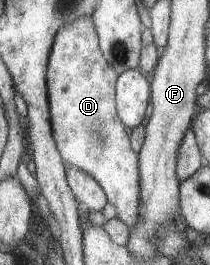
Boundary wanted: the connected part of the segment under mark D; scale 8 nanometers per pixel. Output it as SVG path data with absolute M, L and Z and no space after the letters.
M81 16L75 22L66 23L62 27L58 38L55 39L54 50L51 51L48 72L51 124L58 150L62 154L65 166L81 168L102 185L110 203L117 210L117 218L123 220L130 230L133 230L141 215L142 185L139 172L141 157L132 147L129 134L125 130L126 125L123 124L118 112L118 75L102 51L92 17Z

